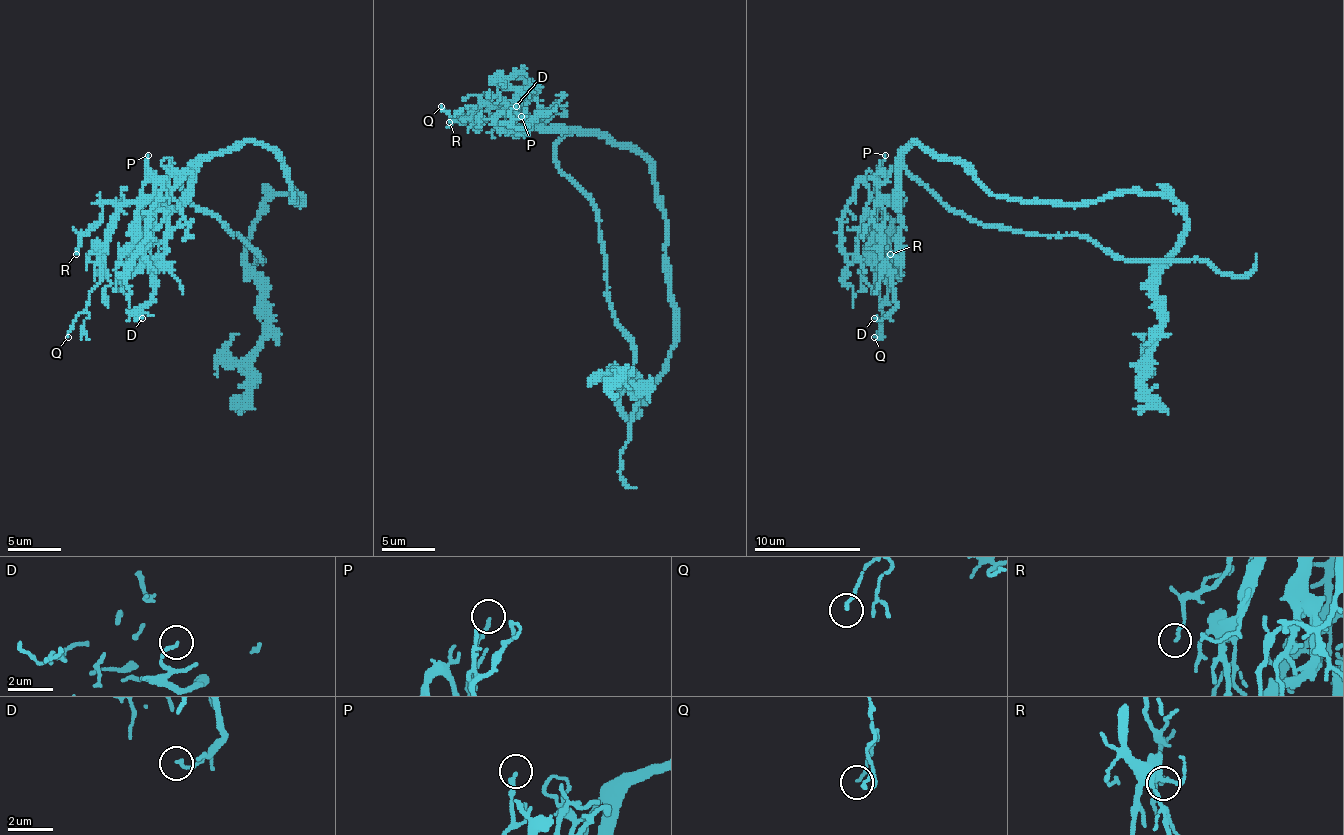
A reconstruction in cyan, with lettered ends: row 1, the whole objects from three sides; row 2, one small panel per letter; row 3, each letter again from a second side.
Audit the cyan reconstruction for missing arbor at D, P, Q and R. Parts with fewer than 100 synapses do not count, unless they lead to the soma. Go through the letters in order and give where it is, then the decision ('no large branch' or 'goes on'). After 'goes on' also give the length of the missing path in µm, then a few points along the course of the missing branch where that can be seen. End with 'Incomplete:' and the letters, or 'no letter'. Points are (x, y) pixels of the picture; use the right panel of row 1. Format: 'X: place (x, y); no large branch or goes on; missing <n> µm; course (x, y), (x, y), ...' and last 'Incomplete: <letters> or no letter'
D: place (874, 318); no large branch
P: place (885, 155); no large branch
Q: place (874, 337); no large branch
R: place (890, 254); no large branch
Incomplete: no letter

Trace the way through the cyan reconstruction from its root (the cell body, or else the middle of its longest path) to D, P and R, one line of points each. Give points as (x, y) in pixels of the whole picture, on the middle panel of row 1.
D: (649, 164), (596, 135), (524, 132), (535, 116), (516, 127), (511, 122), (516, 106)
P: (649, 164), (639, 154), (612, 146), (596, 135), (556, 132), (551, 127), (535, 127), (516, 106), (521, 116)
R: (649, 164), (639, 154), (612, 146), (604, 138), (537, 127), (521, 111), (511, 108), (489, 106), (449, 122)

